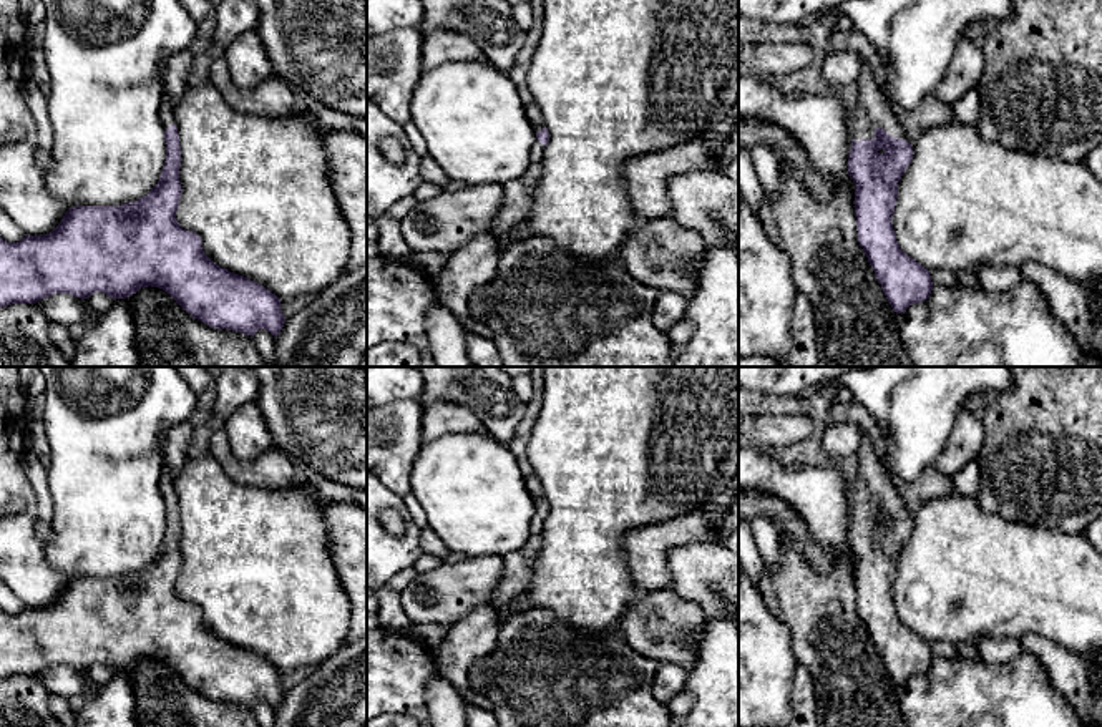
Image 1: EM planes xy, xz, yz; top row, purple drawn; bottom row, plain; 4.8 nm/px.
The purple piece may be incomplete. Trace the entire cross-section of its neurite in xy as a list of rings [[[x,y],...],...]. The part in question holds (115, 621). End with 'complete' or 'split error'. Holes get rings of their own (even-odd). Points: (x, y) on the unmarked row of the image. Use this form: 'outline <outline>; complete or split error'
outline [[[166,465],[159,478],[166,533],[158,556],[143,569],[121,578],[75,578],[48,606],[27,607],[18,614],[0,609],[0,679],[35,676],[53,666],[86,671],[103,664],[126,671],[141,659],[159,659],[188,686],[214,700],[254,709],[259,700],[274,709],[284,699],[280,671],[264,657],[214,636],[202,622],[201,609],[176,593],[181,571],[181,520],[174,478]]]; split error

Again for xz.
outline [[[534,473],[524,476],[524,485],[536,506],[534,516],[529,525],[529,531],[531,534],[538,534],[543,533],[544,520],[549,513],[549,505],[546,500],[543,483]]]; split error

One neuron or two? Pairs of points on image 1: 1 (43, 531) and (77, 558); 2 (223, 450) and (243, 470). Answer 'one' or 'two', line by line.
1: two
2: one

